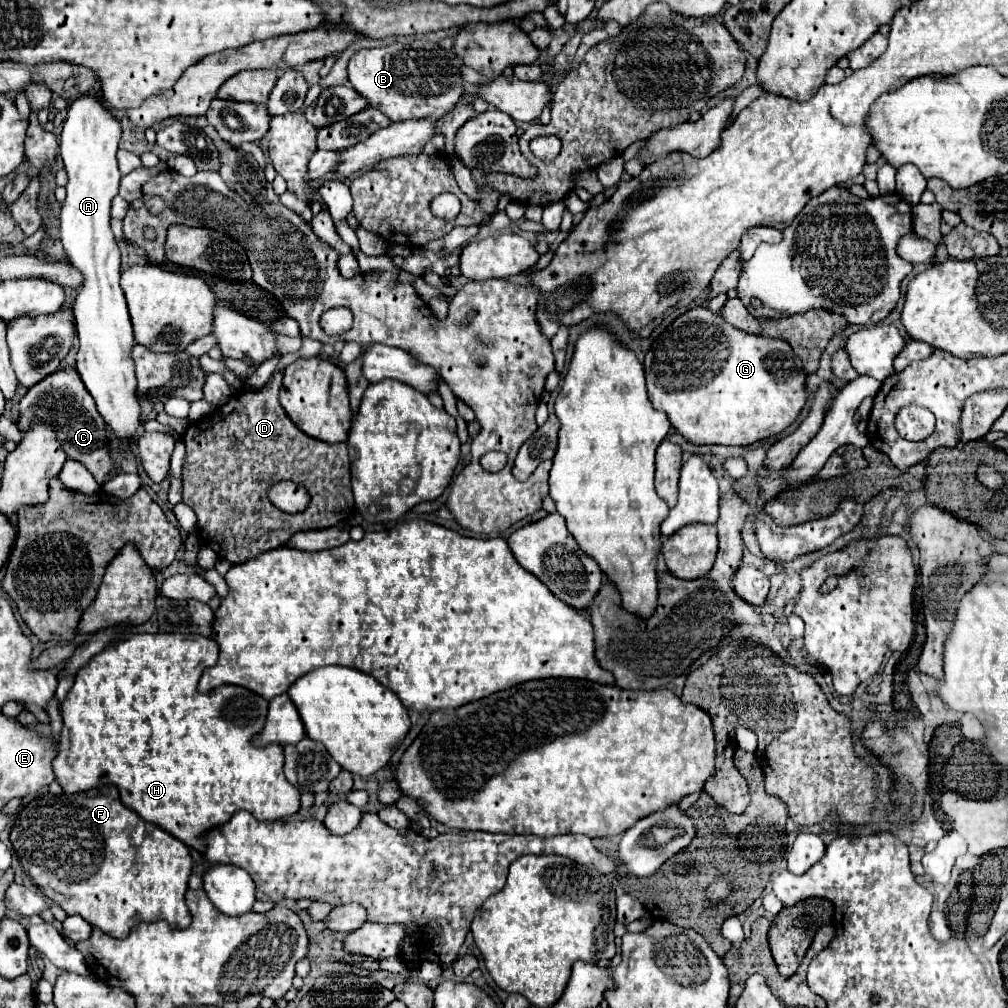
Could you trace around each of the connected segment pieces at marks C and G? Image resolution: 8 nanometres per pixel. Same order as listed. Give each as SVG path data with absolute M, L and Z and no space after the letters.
M74 365L58 369L56 373L48 375L46 379L28 389L28 393L20 401L20 415L16 423L20 433L26 433L32 421L44 421L52 425L52 431L56 433L68 459L82 463L94 475L96 483L102 485L112 477L110 473L114 469L114 461L108 449L108 425L98 413L96 403L88 395L88 389L84 387Z
M694 307L690 311L686 311L684 315L680 315L678 319L674 319L652 343L652 347L648 349L646 357L644 357L644 371L646 371L646 387L648 387L648 399L652 403L652 407L656 411L664 411L672 423L672 427L690 443L694 445L708 445L708 443L718 443L718 445L750 445L768 437L774 437L778 433L782 433L792 421L796 421L798 413L802 411L804 403L806 403L806 391L804 391L804 381L806 375L802 373L802 363L800 357L794 355L792 347L786 341L780 339L770 339L770 337L760 337L760 335L750 335L750 333L742 333L736 327L730 327L720 315L712 313L708 307Z

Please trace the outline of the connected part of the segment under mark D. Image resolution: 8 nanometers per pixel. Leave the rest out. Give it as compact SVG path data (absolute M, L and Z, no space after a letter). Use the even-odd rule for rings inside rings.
M274 371L266 385L260 389L248 389L244 393L236 393L224 403L218 411L208 415L198 423L190 423L182 441L186 445L186 461L184 461L184 503L194 509L198 515L200 533L206 537L202 539L204 545L210 545L218 557L228 559L232 563L244 563L264 551L276 549L284 545L290 535L296 531L310 531L310 529L326 529L344 519L348 519L354 511L354 499L350 489L350 459L348 459L348 445L346 443L324 443L306 433L302 433L286 415L278 401L278 391L282 387L282 371ZM280 481L294 481L302 485L308 495L310 503L300 513L284 513L282 509L274 507L268 499L268 489Z

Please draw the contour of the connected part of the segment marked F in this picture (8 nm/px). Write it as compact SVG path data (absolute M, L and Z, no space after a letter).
M100 787L100 789L92 789L92 791L84 791L84 793L74 793L74 795L66 795L66 793L60 793L60 795L50 795L50 793L44 793L42 797L36 797L34 801L30 801L16 817L14 821L14 827L12 827L12 833L10 833L10 839L12 839L12 845L22 861L22 867L26 871L26 875L32 879L32 883L46 895L50 897L52 901L56 901L68 915L82 915L92 927L98 927L100 931L112 935L112 937L128 937L130 929L142 921L166 921L172 929L186 929L190 923L192 923L192 915L186 907L186 891L188 891L188 879L190 879L190 873L192 873L192 857L190 857L190 849L180 841L176 839L174 835L170 835L168 831L160 829L160 827L154 827L154 825L148 825L148 829L144 831L144 821L138 819L136 825L134 825L134 817L140 817L136 811L132 811L130 807L122 805L120 797L118 797L118 791L116 787Z

